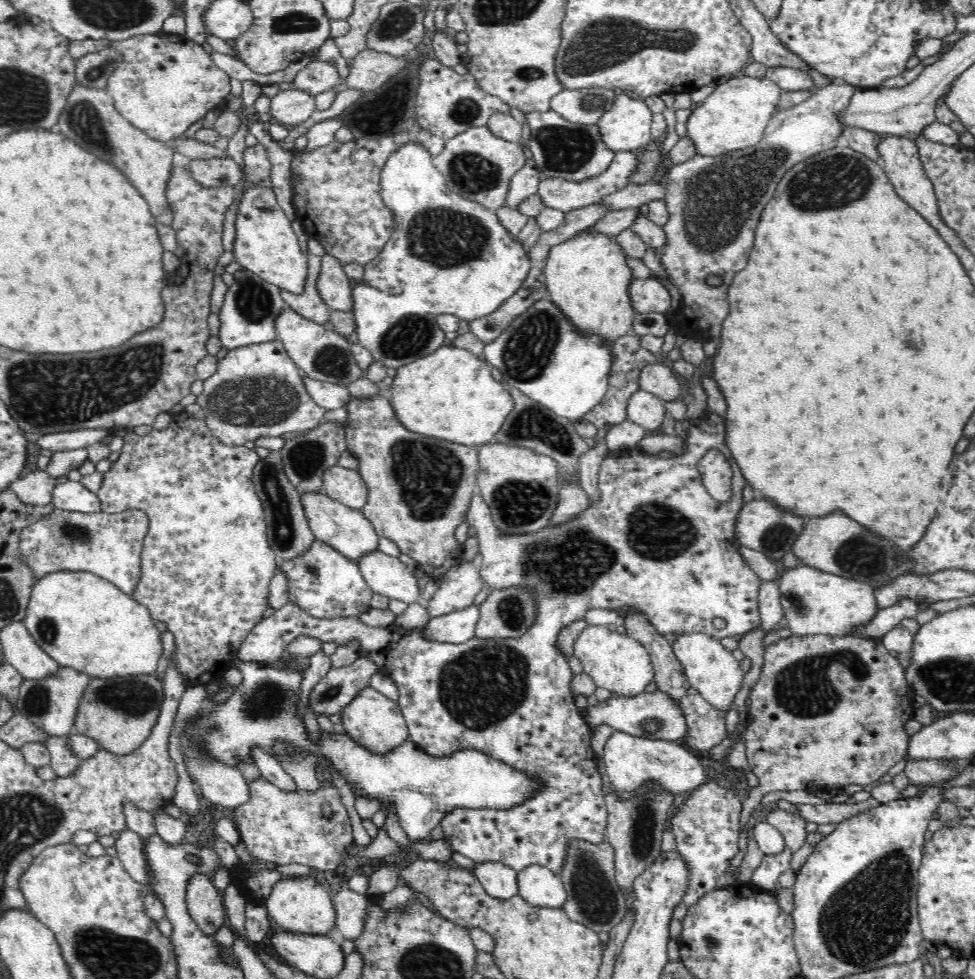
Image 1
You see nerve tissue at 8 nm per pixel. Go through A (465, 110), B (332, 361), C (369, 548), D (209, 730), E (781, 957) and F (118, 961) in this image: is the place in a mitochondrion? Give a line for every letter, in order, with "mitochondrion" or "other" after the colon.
A: mitochondrion
B: mitochondrion
C: other
D: mitochondrion
E: other
F: mitochondrion

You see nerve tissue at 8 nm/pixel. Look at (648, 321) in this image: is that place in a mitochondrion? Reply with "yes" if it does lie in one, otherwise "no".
no

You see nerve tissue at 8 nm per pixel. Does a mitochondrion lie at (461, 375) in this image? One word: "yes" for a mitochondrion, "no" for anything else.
no

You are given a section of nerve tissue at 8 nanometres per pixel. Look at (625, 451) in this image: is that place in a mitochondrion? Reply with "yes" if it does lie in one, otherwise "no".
no

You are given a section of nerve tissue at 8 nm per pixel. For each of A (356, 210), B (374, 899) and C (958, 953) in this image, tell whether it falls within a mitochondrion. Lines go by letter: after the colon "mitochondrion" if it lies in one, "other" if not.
A: other
B: other
C: other

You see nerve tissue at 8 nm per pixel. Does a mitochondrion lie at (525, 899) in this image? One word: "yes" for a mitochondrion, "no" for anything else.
no

